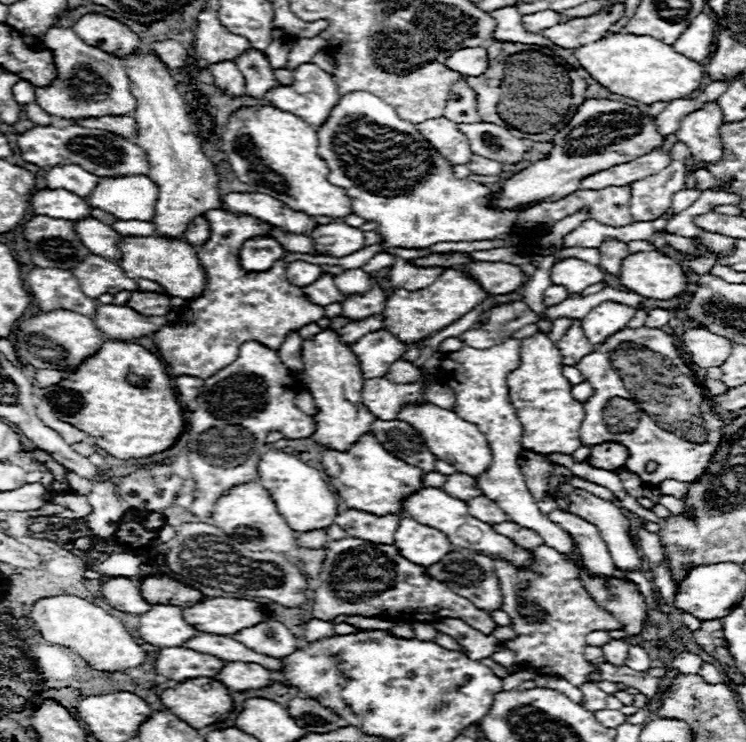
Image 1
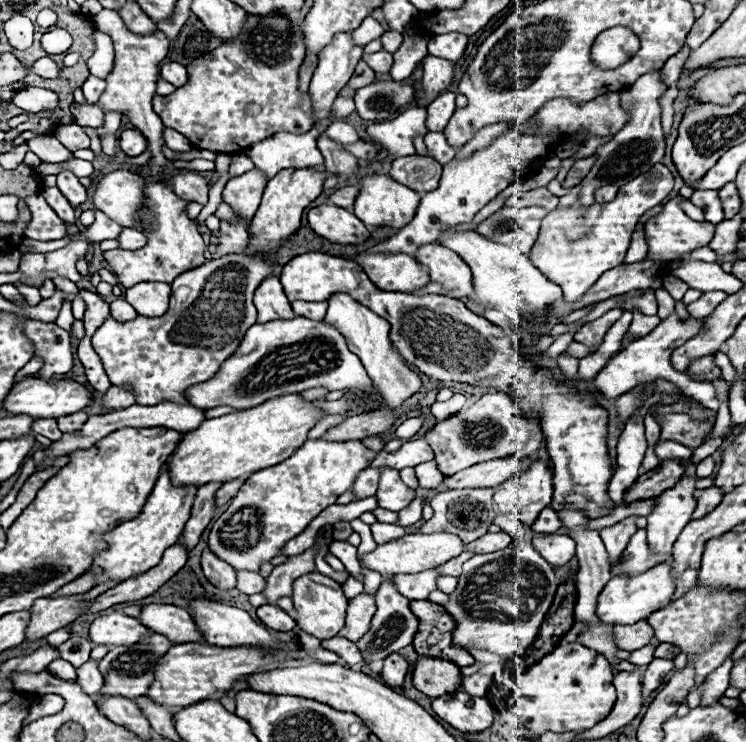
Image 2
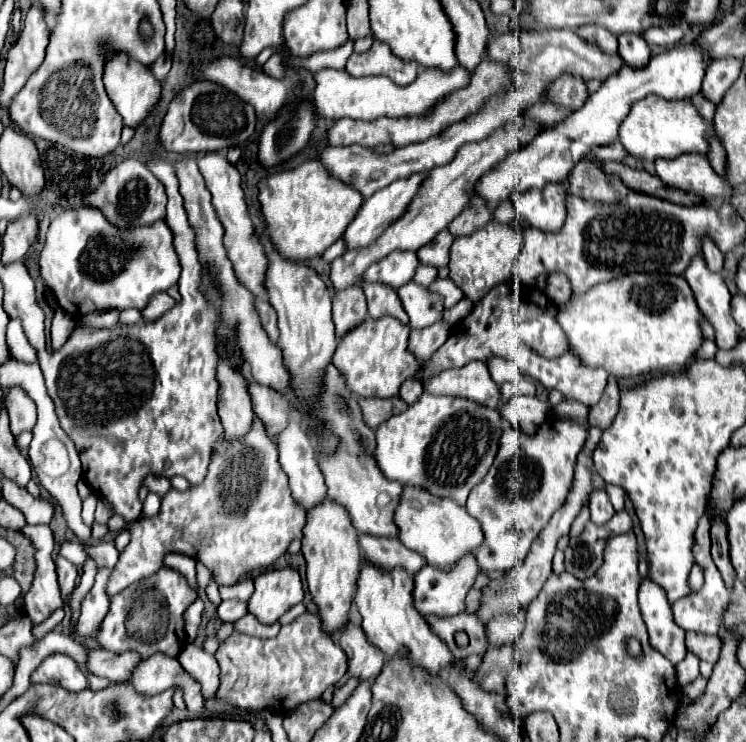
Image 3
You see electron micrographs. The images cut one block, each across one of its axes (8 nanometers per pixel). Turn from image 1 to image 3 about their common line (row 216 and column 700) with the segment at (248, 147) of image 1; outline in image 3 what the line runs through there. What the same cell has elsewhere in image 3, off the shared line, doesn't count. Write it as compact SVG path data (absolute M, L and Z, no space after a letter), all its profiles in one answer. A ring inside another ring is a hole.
M634 272L634 274L624 274L616 280L610 280L610 282L604 282L604 284L596 284L592 286L588 292L584 294L572 294L568 302L560 304L556 308L556 322L562 326L564 334L566 334L566 340L568 340L568 346L570 346L570 352L586 366L590 368L604 368L610 376L616 376L616 378L622 378L622 376L638 376L638 374L646 374L646 372L652 372L652 370L674 370L678 366L682 366L702 344L704 336L700 332L700 326L698 326L698 320L702 318L698 306L696 306L696 298L688 286L688 282L682 278L682 276L672 276L672 274L644 274L644 272Z

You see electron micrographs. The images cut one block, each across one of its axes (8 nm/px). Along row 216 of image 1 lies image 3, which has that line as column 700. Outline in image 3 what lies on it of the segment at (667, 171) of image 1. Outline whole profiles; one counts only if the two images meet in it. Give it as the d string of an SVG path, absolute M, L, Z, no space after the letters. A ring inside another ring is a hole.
M686 632L686 646L700 658L710 664L716 664L722 650L722 638L718 634L706 636L696 632Z

